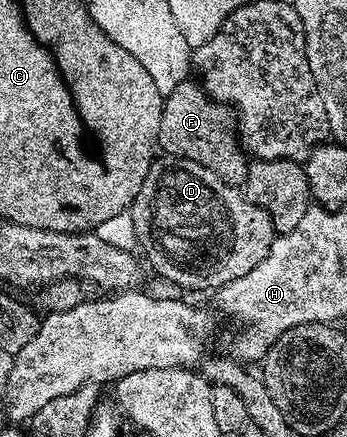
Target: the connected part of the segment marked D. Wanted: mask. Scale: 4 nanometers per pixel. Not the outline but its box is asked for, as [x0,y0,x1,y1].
[131,156,275,292]

